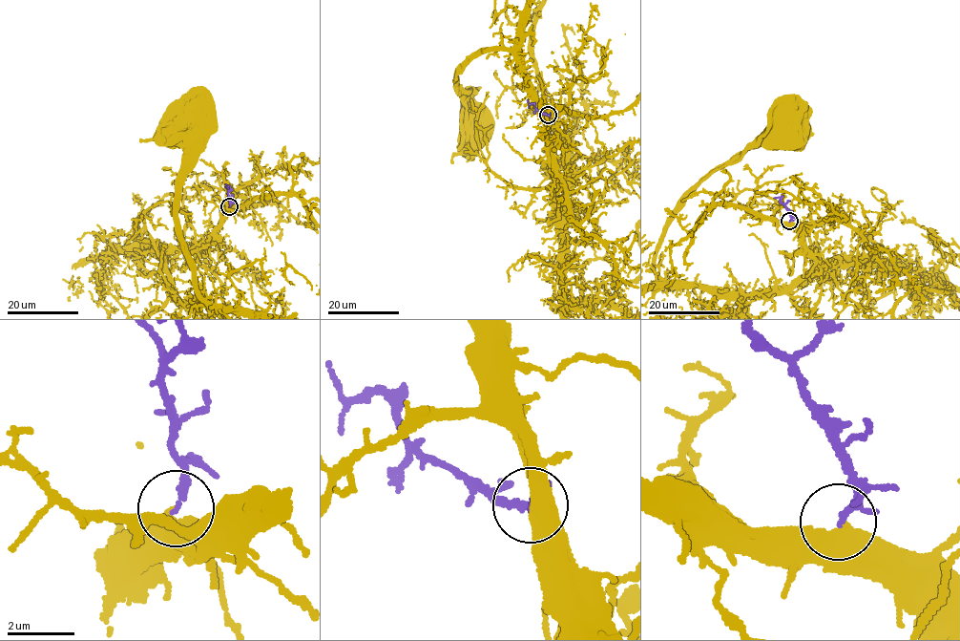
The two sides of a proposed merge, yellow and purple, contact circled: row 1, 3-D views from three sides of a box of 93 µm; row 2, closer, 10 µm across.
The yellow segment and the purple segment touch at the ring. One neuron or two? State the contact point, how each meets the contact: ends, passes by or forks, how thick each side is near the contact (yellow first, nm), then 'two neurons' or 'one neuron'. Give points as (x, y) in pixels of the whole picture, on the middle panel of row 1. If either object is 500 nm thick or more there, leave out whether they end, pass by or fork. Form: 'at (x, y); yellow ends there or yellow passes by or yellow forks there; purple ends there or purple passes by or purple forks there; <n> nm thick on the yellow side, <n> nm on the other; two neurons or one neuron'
at (548, 115); yellow ends there; purple passes by; 440 nm thick on the yellow side, 120 nm on the other; one neuron

